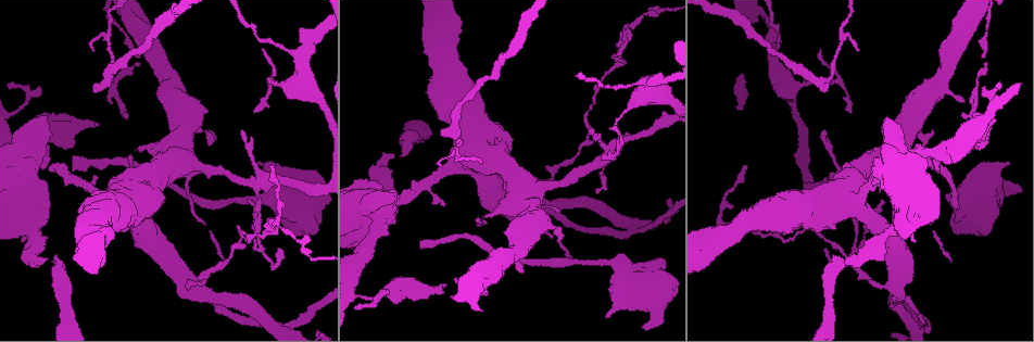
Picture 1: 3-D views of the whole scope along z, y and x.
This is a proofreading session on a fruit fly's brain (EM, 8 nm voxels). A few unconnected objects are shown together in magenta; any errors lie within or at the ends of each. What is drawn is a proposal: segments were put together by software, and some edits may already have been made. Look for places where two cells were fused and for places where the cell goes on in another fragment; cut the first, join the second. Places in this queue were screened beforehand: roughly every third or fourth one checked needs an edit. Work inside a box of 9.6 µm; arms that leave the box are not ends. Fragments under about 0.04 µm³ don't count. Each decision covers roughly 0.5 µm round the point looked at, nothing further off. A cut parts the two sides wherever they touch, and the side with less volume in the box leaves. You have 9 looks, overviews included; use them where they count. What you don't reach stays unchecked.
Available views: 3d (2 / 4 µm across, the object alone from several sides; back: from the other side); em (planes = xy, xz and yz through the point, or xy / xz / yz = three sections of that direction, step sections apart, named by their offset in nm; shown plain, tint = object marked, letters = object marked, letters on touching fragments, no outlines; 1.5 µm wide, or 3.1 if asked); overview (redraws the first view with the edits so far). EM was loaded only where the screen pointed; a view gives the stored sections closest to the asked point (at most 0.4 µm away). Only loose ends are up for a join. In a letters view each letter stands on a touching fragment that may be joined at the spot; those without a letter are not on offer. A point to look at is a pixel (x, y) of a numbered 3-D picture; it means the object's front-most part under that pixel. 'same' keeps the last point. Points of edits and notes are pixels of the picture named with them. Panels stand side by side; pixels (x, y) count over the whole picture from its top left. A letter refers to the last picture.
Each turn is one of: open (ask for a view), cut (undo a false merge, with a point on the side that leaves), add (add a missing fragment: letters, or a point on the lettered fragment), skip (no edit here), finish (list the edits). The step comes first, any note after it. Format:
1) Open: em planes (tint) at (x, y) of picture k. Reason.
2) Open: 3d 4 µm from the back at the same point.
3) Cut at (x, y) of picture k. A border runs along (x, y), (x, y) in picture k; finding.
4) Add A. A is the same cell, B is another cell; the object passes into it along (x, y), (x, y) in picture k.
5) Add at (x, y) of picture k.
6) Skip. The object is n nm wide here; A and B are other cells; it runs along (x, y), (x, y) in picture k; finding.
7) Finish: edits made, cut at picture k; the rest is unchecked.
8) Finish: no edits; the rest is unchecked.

Open: 3d 4 µm at (96, 126) of picture 1. Free end.

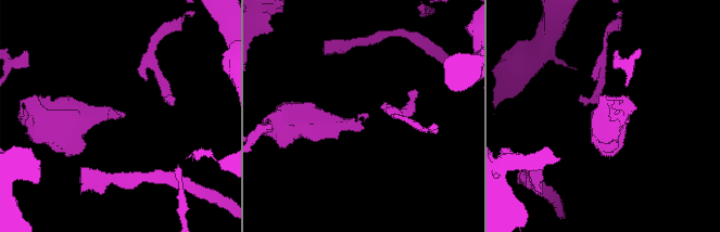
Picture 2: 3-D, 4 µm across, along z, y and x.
Open: em planes (plain) at (366, 115) of picture 2. Now the EM.

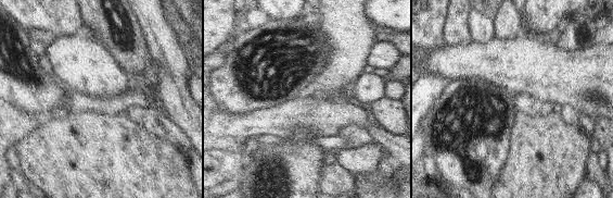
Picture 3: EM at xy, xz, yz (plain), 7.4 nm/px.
Open: em planes (letters) at the same point.

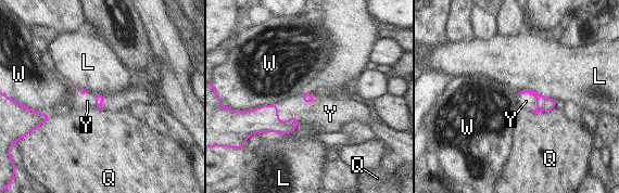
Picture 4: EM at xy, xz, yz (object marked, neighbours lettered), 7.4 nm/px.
Add Y. Y is the same cell, L, Q and W are other cells; the object passes into it along (264, 118), (282, 123), (314, 112) in picture 4; the cell continues.

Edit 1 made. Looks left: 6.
Open: overview.

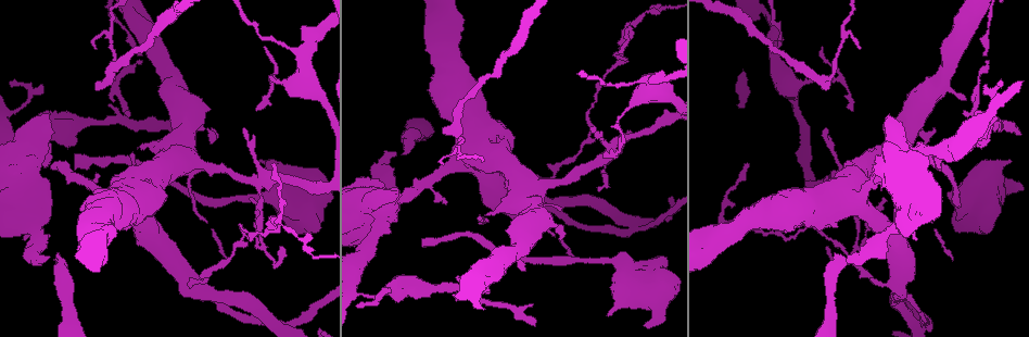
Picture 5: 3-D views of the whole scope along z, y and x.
Open: em planes (letters) at (138, 147) of picture 5. Stops while still wide.

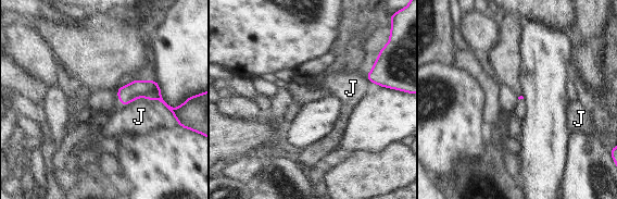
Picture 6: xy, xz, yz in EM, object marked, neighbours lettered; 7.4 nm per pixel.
Skip. The longest contact is with J, 220 nm; J is another cell; no lettered fragment goes on from it.

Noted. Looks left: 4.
Open: 3d 4 µm at (96, 89) of picture 5. Branch stops here.

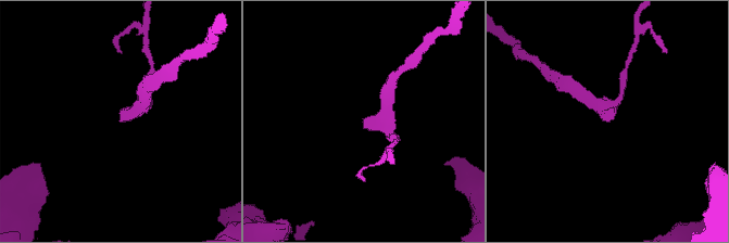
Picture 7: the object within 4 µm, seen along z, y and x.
Open: em planes (letters) at (123, 119) of picture 7. Shape alone is not enough.

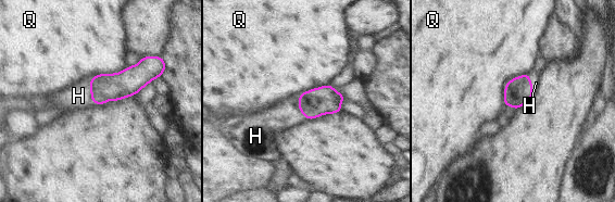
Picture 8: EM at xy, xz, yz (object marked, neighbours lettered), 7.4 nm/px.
Add H. H is the same cell, Q is another cell; the object passes into it along (118, 86), (90, 90), (78, 96) in picture 8; the cell continues.

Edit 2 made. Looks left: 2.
Finish: edits made, add at picture 4, add at picture 8; the rest is unchecked.

